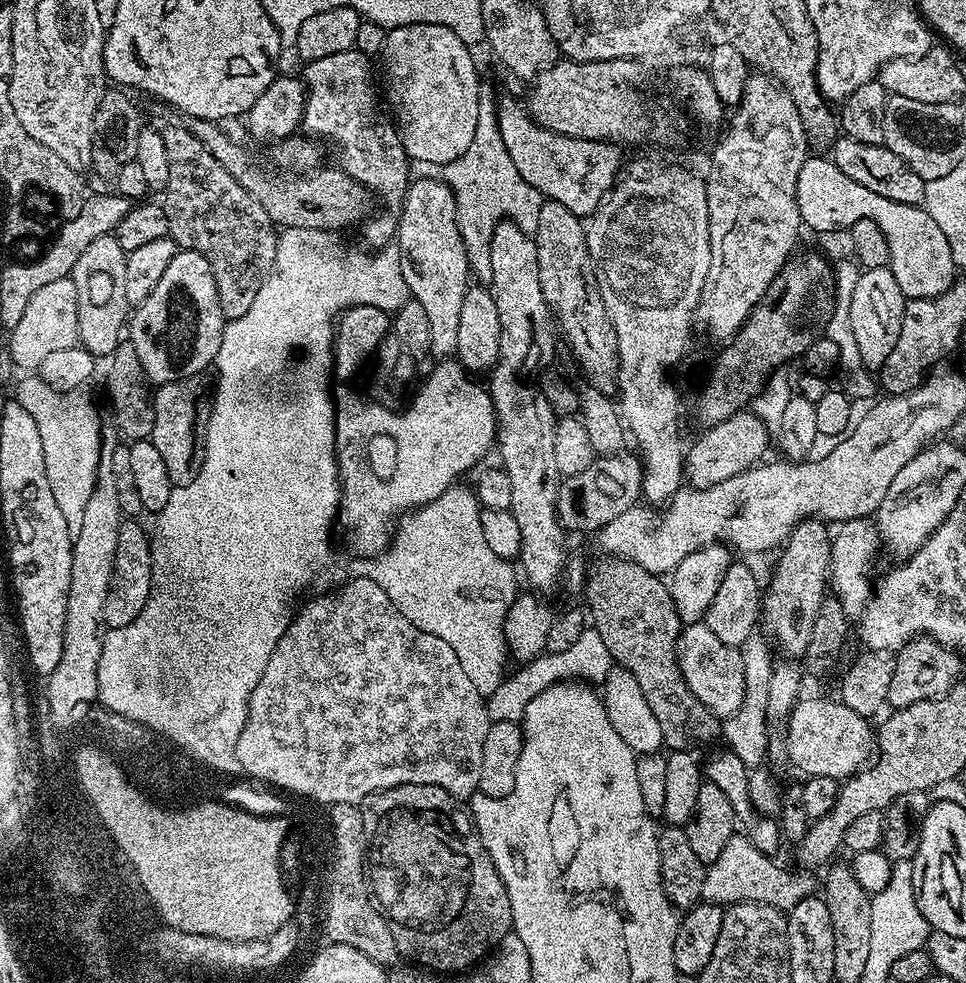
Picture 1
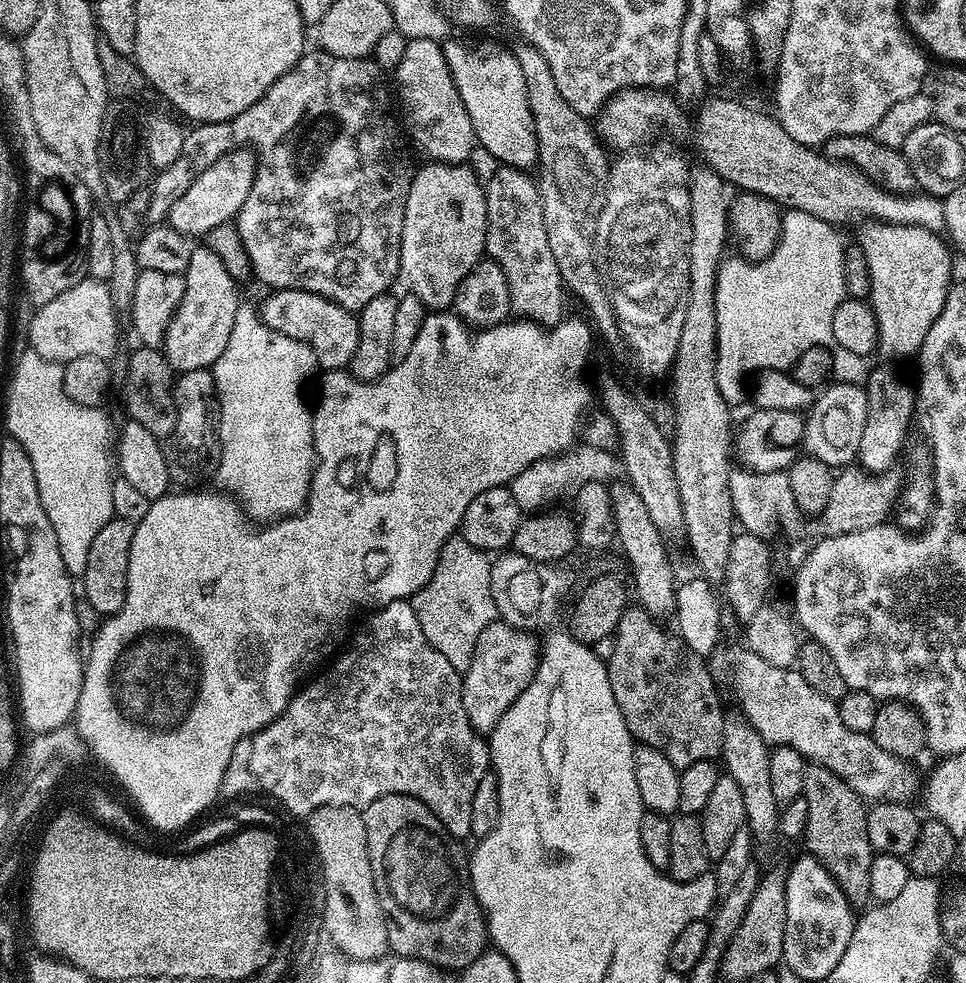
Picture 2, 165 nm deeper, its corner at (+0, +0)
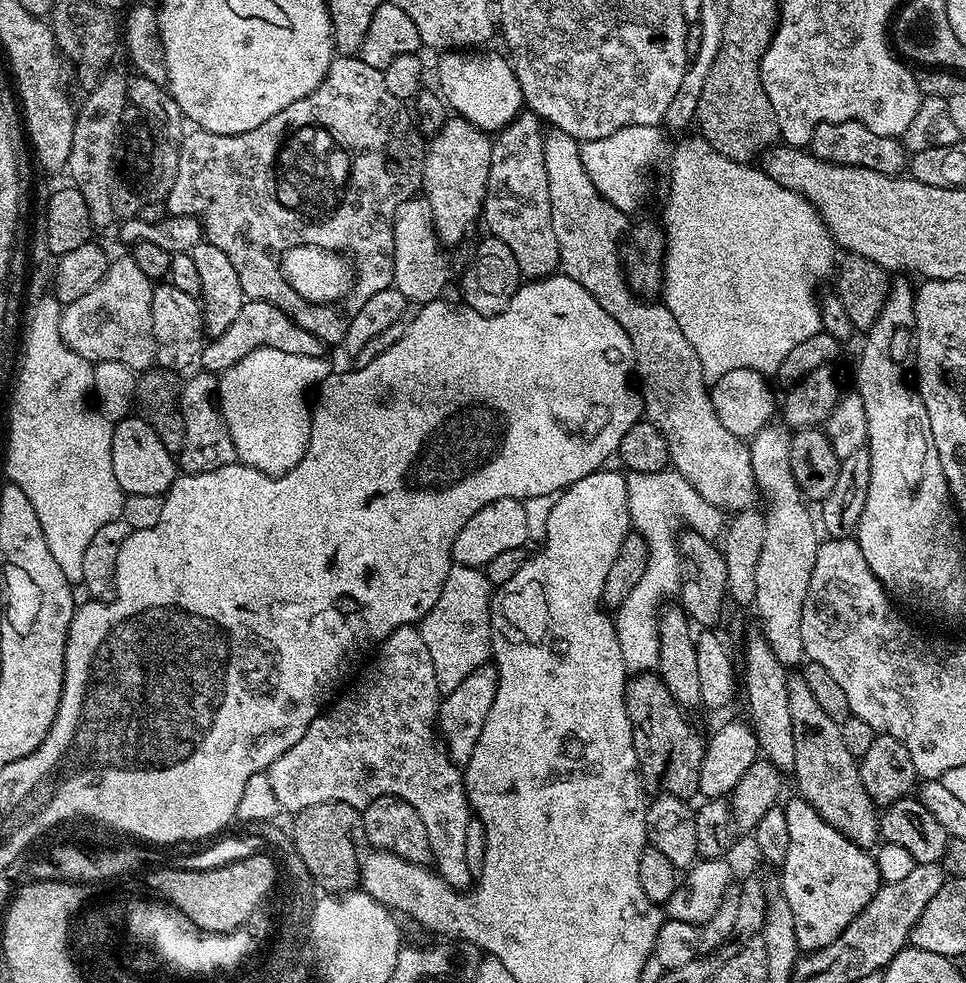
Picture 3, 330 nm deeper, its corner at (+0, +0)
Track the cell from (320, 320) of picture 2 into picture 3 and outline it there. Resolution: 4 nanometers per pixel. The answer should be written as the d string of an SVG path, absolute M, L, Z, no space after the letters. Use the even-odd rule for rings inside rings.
M245 299L242 310L234 322L230 322L226 334L209 339L202 351L200 351L199 367L205 372L217 374L225 372L234 362L246 358L256 348L269 348L270 350L282 350L282 354L302 354L303 356L324 356L326 346L310 330L302 330L298 322L294 322L278 306L270 306L270 302L258 302Z

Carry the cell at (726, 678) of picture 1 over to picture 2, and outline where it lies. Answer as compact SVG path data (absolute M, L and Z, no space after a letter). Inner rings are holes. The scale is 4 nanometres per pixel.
M744 646L724 647L717 647L712 653L710 667L717 677L724 676L728 672L729 682L736 687L736 700L740 703L737 704L739 711L748 717L748 721L758 730L758 734L762 734L762 738L769 746L785 744L798 750L798 754L802 754L805 761L822 764L834 770L868 802L886 800L908 802L915 792L917 795L921 791L922 776L912 769L913 765L909 761L899 760L894 754L886 754L886 750L882 750L882 746L878 746L878 742L874 742L874 738L869 733L850 730L846 722L842 722L839 703L826 698L826 694L818 694L818 690L814 690L814 686L810 686L810 682L806 682L806 678L802 678L802 674L795 667L784 667L775 659L759 656Z

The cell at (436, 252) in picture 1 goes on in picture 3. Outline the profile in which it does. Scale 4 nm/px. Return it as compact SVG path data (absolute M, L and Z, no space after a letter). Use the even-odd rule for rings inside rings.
M459 118L445 119L444 125L427 141L422 196L428 201L436 237L445 246L462 243L472 223L481 219L490 178L492 141L489 133Z

